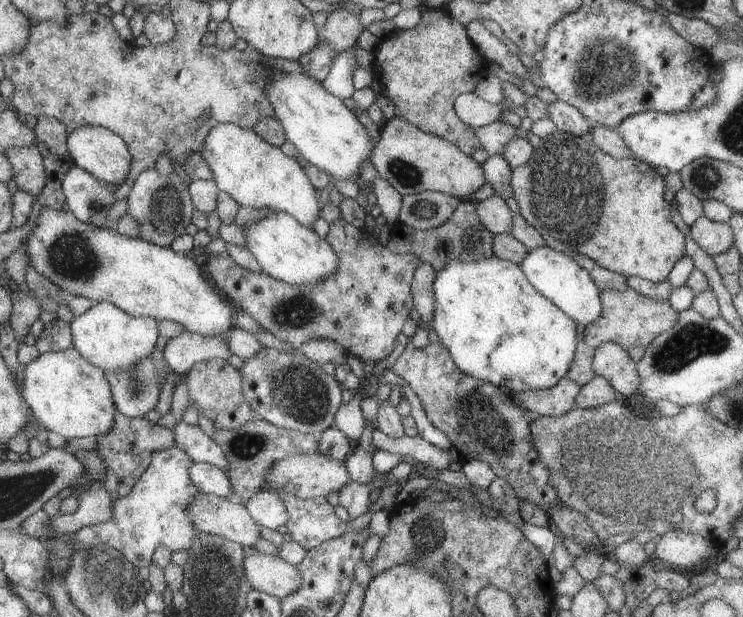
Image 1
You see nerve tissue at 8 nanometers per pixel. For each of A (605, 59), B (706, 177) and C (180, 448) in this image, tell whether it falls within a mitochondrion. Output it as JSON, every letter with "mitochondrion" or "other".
{"A":"mitochondrion","B":"mitochondrion","C":"other"}

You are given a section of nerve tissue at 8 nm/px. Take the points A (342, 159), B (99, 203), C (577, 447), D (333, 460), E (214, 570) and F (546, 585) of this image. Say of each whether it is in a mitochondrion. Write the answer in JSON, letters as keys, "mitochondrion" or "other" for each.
{"A":"other","B":"mitochondrion","C":"mitochondrion","D":"other","E":"mitochondrion","F":"other"}

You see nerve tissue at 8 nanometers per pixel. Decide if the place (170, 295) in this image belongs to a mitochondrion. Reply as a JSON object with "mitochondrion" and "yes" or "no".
{"mitochondrion":"no"}

